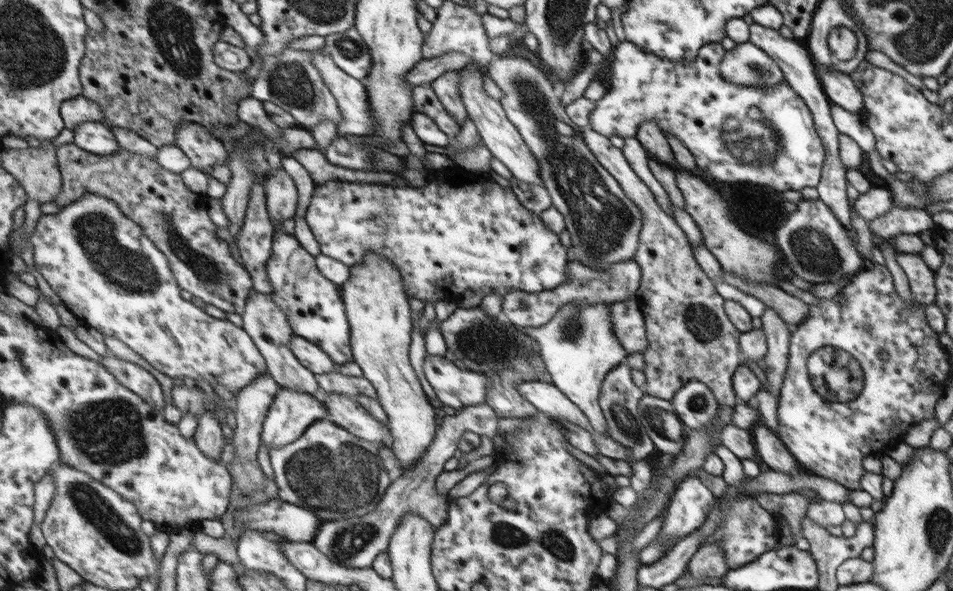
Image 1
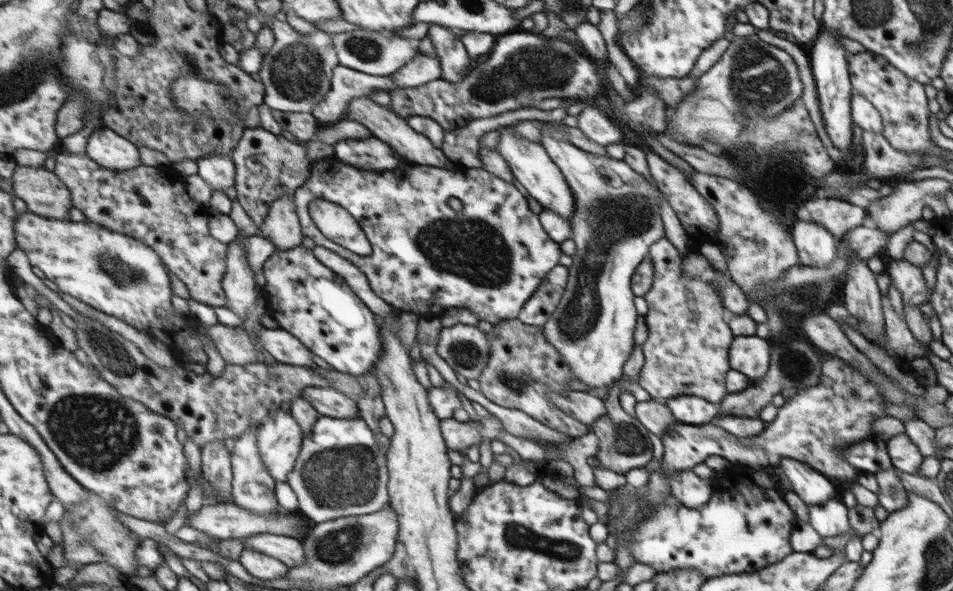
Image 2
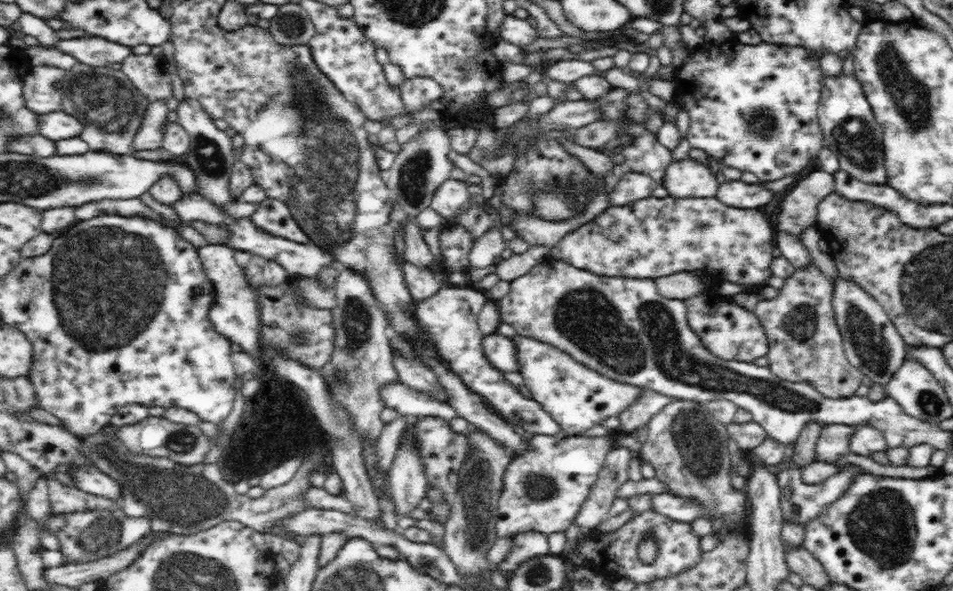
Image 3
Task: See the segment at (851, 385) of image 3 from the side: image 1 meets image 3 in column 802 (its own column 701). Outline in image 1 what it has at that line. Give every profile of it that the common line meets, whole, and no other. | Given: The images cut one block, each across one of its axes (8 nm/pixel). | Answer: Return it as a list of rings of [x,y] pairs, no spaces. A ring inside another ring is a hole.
[[[589,126],[581,130],[585,145],[603,167],[622,186],[624,192],[642,211],[644,223],[640,245],[633,258],[641,266],[641,284],[636,296],[644,309],[648,328],[649,348],[644,352],[643,372],[646,383],[641,386],[644,395],[671,401],[690,381],[700,381],[710,387],[717,401],[735,407],[736,391],[733,377],[740,364],[740,332],[728,314],[724,314],[724,298],[718,294],[716,284],[702,272],[692,248],[678,228],[678,224],[656,204],[653,191],[628,162],[620,148],[610,144],[608,137],[596,133]]]

